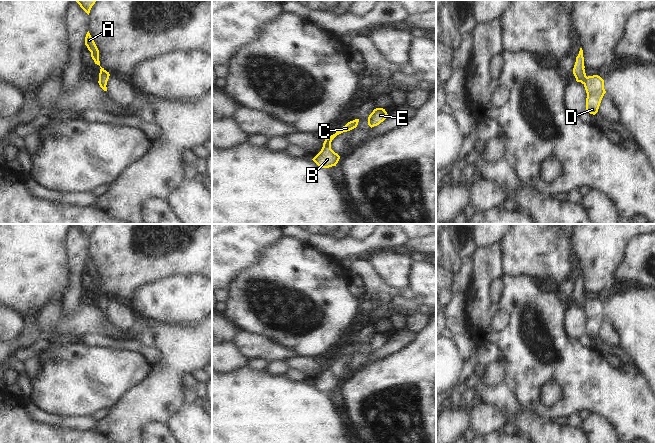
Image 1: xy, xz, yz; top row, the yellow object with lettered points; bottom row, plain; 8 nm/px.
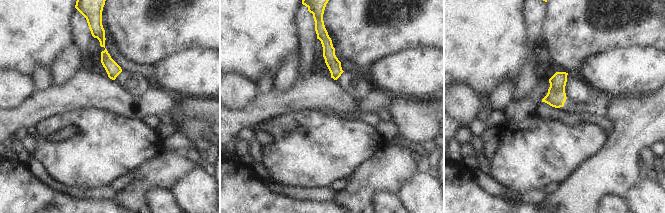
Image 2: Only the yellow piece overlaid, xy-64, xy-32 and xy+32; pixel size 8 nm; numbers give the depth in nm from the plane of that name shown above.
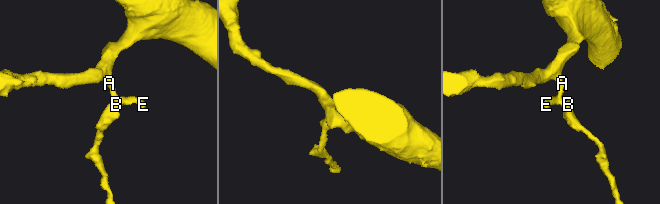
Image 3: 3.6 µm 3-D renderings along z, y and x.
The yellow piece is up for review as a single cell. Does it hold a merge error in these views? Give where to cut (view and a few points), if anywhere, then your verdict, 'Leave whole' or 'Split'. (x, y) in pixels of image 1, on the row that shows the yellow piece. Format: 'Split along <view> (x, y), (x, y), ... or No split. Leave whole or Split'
No split. Leave whole

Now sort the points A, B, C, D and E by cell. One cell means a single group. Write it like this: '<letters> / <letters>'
A B C D E

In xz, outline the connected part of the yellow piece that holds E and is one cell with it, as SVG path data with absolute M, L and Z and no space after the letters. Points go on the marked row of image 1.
M376 108L368 117L368 125L372 128L383 122L388 116L387 112L383 108Z

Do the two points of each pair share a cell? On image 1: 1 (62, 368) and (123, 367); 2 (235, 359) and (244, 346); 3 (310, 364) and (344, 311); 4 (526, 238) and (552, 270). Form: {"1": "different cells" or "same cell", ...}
{"1": "same cell", "2": "different cells", "3": "different cells", "4": "same cell"}

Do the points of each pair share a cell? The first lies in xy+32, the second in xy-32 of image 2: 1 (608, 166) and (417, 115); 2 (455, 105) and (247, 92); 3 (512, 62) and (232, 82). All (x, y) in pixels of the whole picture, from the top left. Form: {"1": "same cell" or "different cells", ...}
{"1": "same cell", "2": "same cell", "3": "different cells"}

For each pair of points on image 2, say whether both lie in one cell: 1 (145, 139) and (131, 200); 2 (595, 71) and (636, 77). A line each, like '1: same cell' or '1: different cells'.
1: different cells
2: same cell

